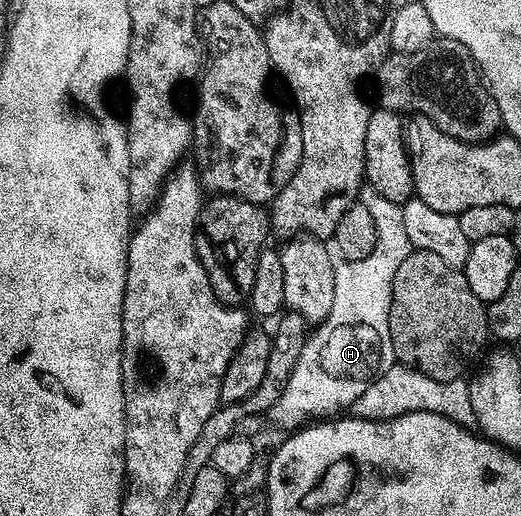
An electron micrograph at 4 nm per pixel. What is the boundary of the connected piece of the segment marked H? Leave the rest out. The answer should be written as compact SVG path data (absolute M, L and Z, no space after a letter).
M369 186L363 187L360 202L376 221L376 250L368 258L348 260L335 267L336 298L332 298L332 310L307 335L292 378L288 378L280 402L268 414L285 430L297 430L307 422L333 417L341 408L349 410L352 402L396 362L390 333L392 282L412 245L408 230L404 230L402 205L382 197Z

